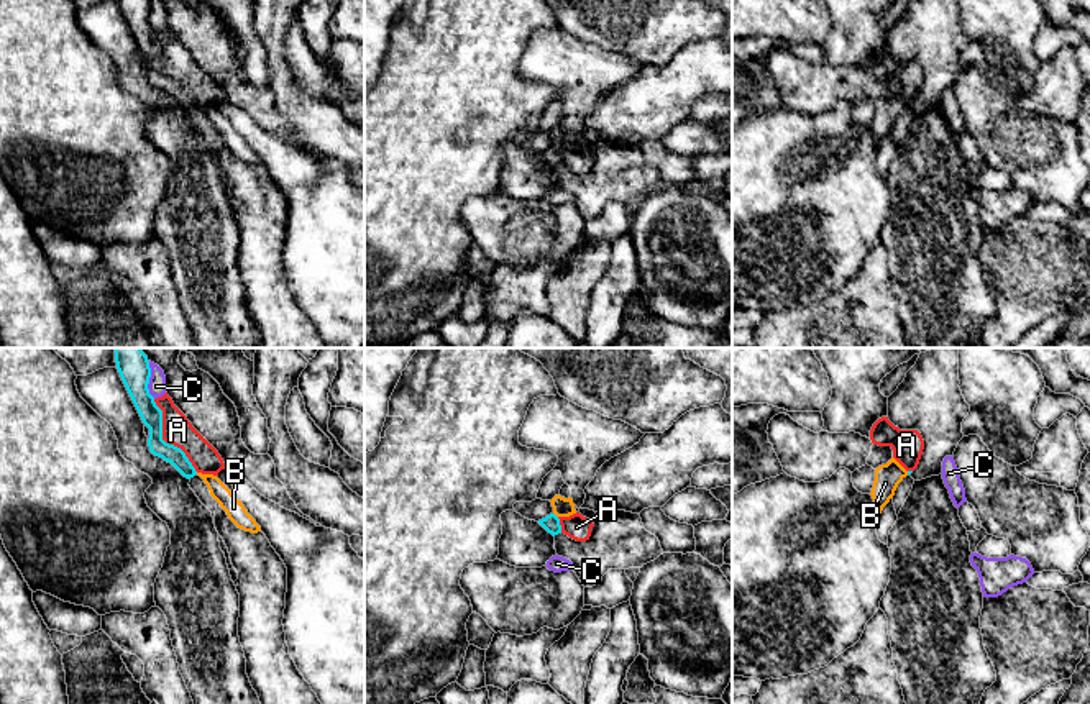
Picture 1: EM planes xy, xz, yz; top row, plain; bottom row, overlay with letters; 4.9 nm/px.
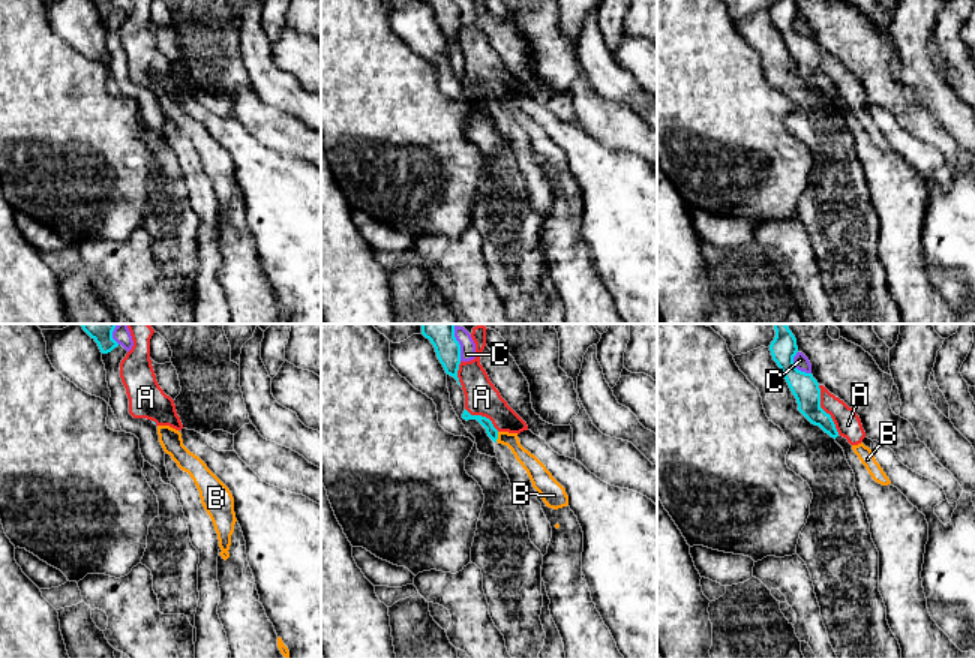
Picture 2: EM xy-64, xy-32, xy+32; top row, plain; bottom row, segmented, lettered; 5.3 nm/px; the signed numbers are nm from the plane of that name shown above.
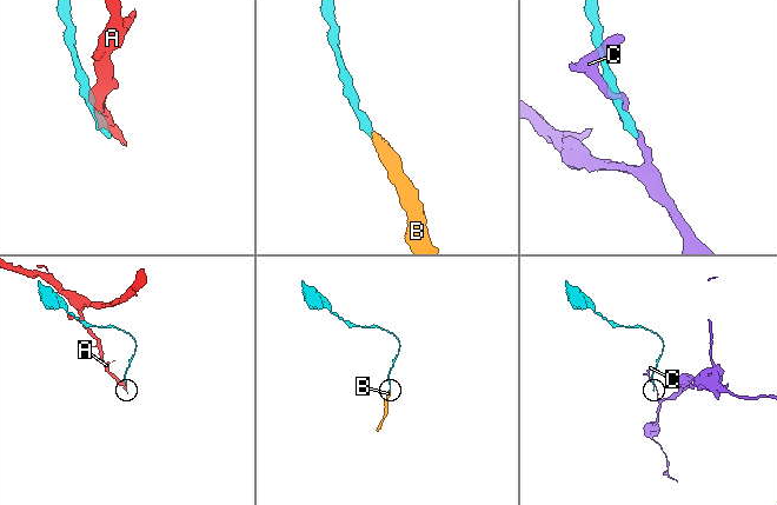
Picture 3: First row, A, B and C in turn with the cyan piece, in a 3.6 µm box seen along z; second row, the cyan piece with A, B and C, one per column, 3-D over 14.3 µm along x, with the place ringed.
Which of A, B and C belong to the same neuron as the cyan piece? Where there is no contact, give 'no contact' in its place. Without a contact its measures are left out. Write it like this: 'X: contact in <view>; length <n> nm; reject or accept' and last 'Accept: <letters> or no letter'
A: contact in xy; length 420 nm; reject
B: contact in xz; length 40 nm; reject
C: contact in xy; length 190 nm; reject
Accept: no letter

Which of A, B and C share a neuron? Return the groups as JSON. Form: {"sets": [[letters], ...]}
{"sets": [["A", "B"], ["C"]]}

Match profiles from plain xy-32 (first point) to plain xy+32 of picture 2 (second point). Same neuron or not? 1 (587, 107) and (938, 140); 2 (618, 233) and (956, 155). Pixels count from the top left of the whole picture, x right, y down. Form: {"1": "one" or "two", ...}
{"1": "two", "2": "two"}

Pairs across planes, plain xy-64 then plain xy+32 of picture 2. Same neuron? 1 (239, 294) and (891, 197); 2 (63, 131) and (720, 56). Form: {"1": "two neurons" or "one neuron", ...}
{"1": "one neuron", "2": "one neuron"}

